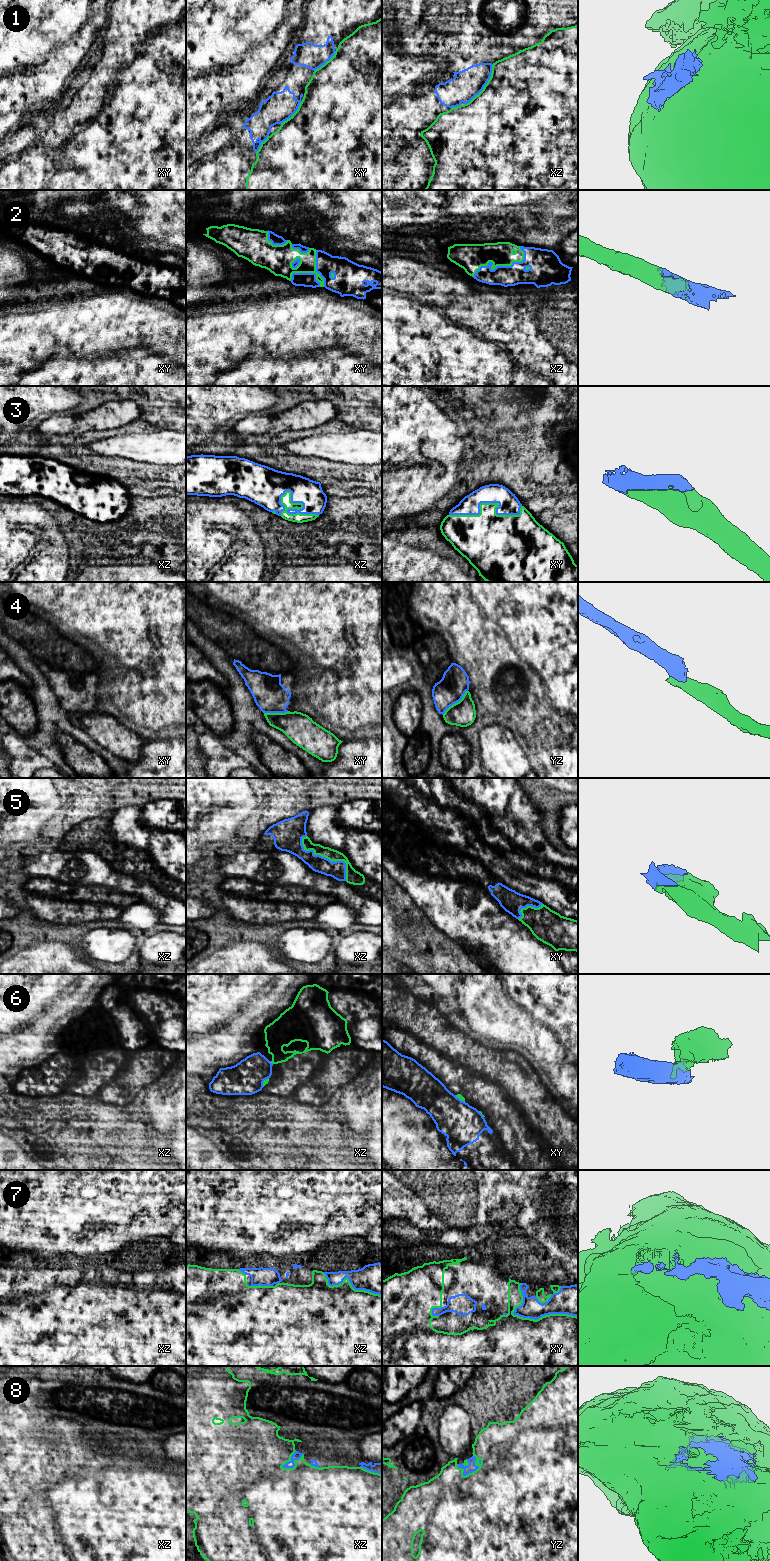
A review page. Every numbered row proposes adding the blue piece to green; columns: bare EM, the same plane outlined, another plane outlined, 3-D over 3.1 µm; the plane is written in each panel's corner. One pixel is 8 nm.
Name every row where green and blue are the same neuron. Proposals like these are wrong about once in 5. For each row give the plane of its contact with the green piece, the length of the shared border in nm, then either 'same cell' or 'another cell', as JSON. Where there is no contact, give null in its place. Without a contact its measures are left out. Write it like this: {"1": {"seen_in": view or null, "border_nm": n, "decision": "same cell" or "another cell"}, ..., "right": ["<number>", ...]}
{"1": {"seen_in": "xz", "border_nm": 400, "decision": "same cell"}, "2": {"seen_in": "xy", "border_nm": 340, "decision": "same cell"}, "3": {"seen_in": "xz", "border_nm": 340, "decision": "same cell"}, "4": {"seen_in": "yz", "border_nm": 280, "decision": "another cell"}, "5": {"seen_in": "xz", "border_nm": 500, "decision": "same cell"}, "6": {"seen_in": "xz", "border_nm": 40, "decision": "another cell"}, "7": {"seen_in": "xy", "border_nm": 550, "decision": "same cell"}, "8": {"seen_in": "xz", "border_nm": 200, "decision": "same cell"}, "right": ["1", "2", "3", "5", "7", "8"]}

